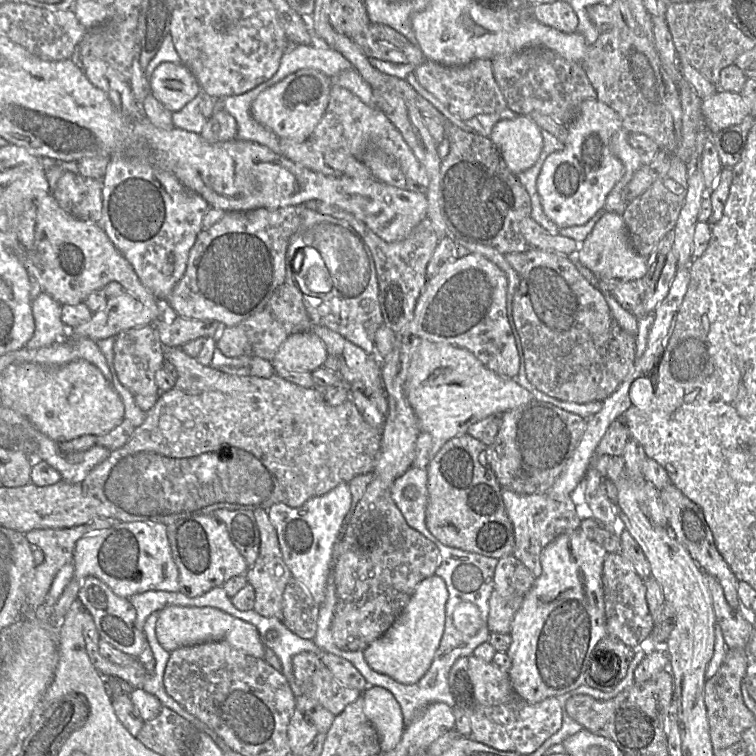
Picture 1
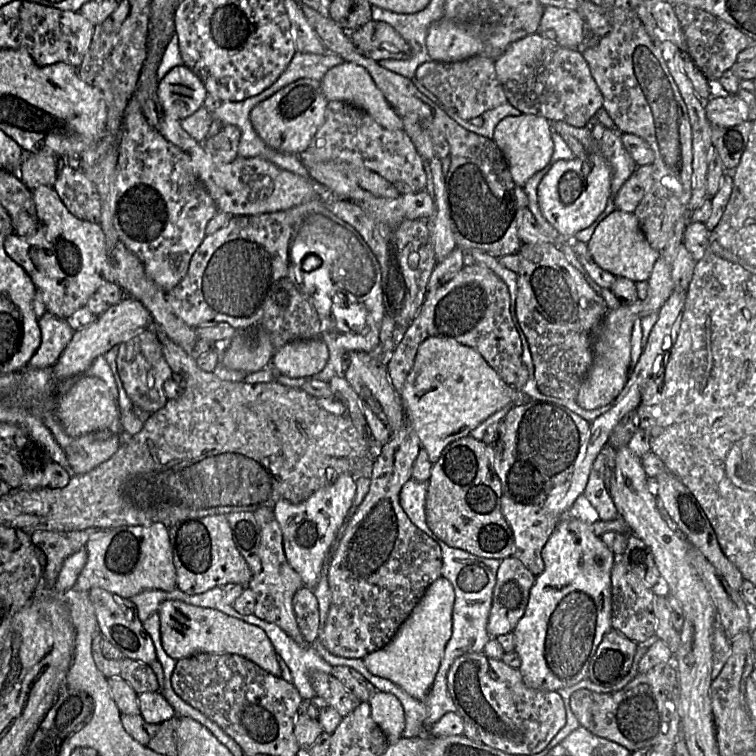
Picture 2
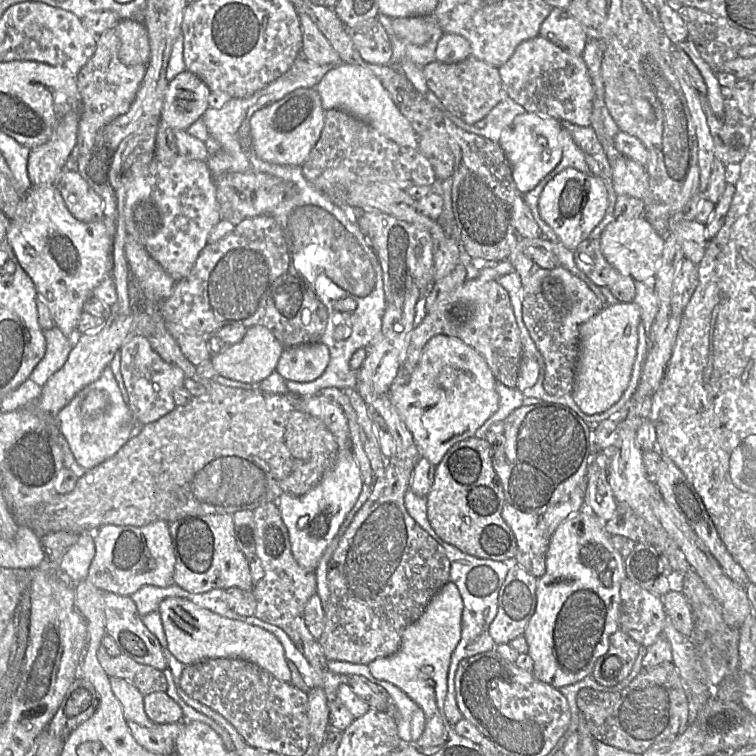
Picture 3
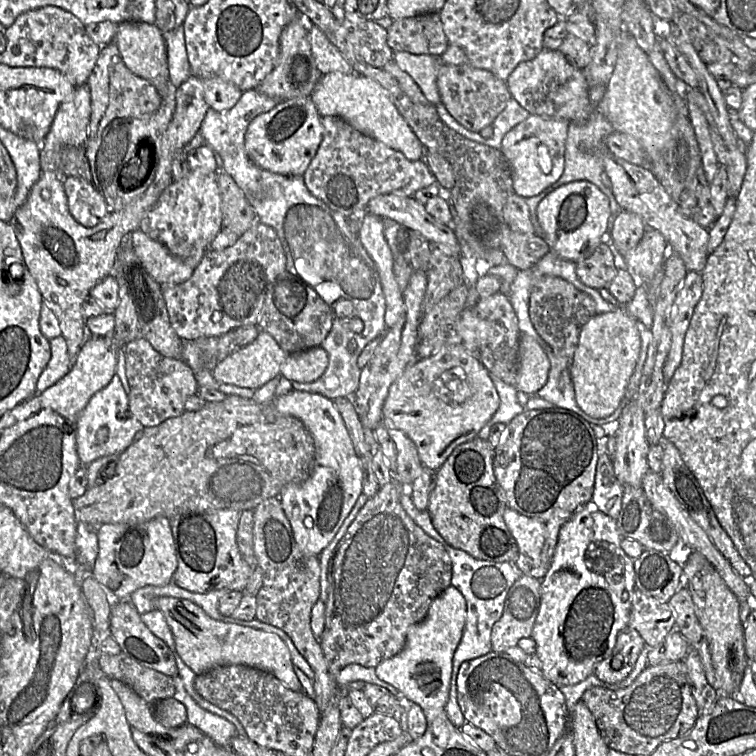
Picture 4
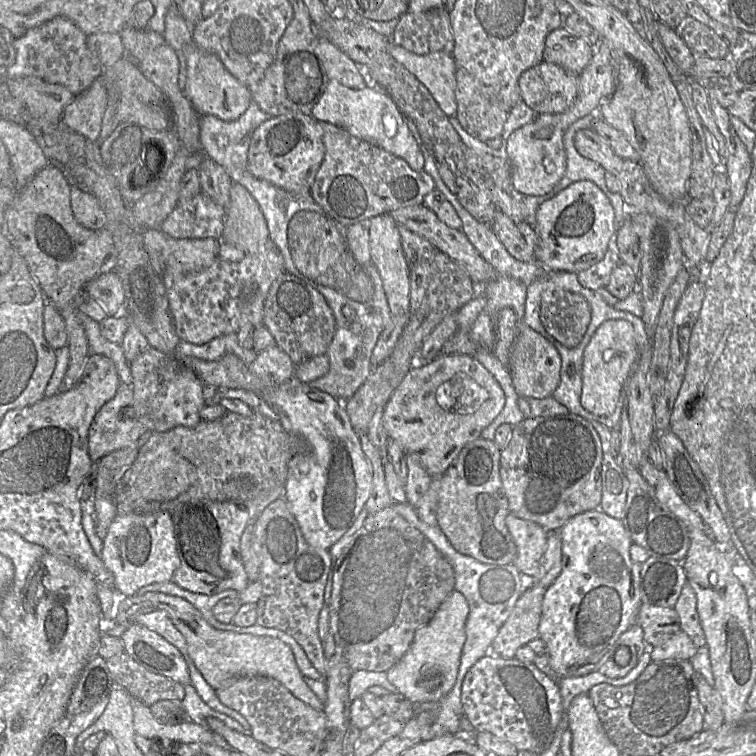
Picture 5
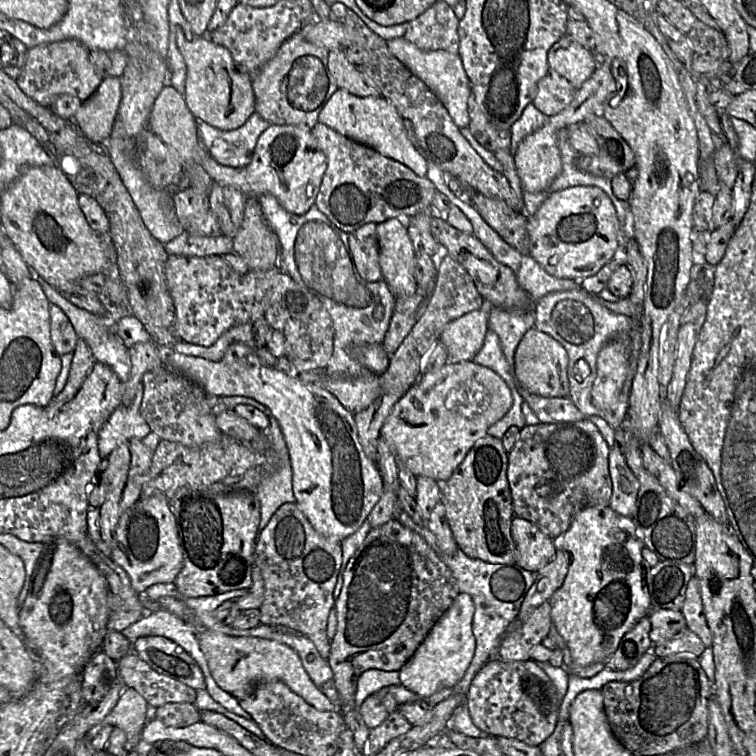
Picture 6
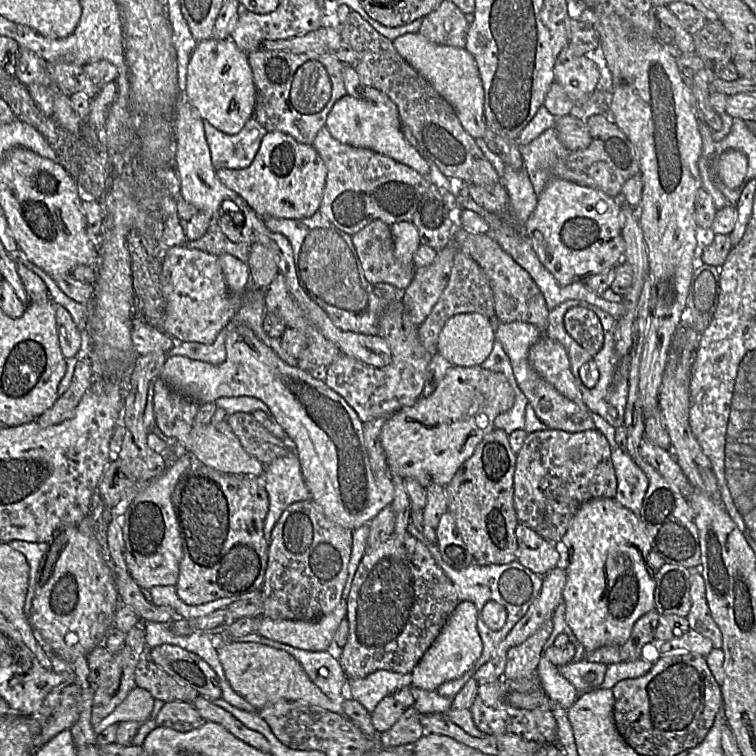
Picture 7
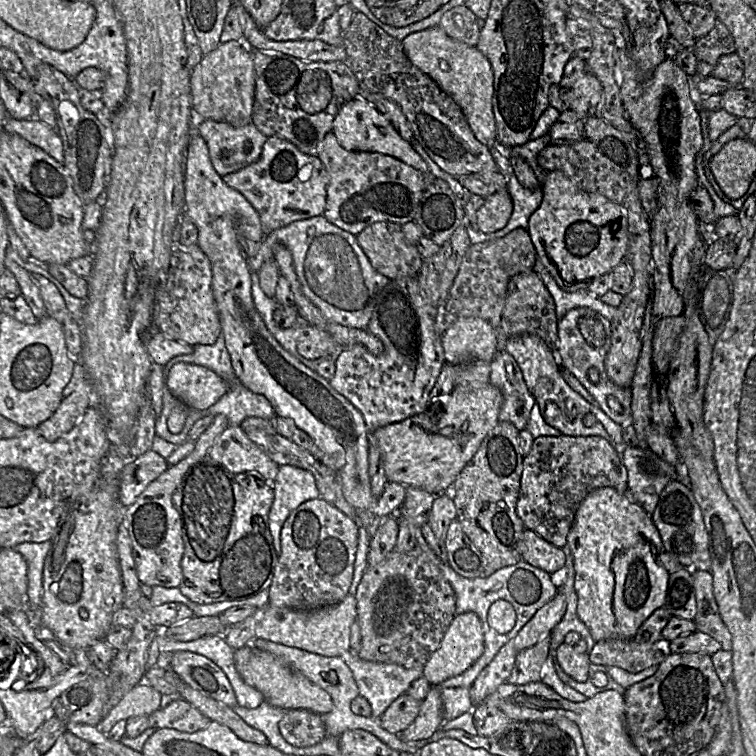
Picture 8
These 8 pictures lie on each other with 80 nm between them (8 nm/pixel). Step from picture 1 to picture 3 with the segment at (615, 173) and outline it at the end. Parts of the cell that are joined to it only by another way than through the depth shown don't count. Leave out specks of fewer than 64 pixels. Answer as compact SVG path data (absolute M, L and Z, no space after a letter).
M566 168L552 178L543 188L538 201L543 221L552 228L558 240L572 251L580 242L589 239L592 230L603 219L607 207L608 191L604 181L574 168Z

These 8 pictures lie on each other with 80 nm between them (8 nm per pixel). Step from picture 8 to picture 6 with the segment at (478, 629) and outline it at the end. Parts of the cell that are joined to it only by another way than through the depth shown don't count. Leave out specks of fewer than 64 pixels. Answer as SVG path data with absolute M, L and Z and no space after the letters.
M459 592L414 655L398 671L403 687L426 699L444 688L453 688L463 678L475 652L475 637L472 631L474 611L472 598Z

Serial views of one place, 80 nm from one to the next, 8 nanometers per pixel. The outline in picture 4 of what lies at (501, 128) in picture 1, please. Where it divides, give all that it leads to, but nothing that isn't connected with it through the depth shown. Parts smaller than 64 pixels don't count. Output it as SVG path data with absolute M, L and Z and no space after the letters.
M530 114L505 134L501 151L510 165L514 193L524 198L536 196L560 179L564 171L569 125L563 119Z

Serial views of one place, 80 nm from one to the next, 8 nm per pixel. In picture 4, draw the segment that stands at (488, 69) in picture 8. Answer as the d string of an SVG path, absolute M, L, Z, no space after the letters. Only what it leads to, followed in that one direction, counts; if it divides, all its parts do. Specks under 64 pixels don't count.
M396 51L393 60L412 77L429 102L434 105L441 103L437 87L437 73L441 64L439 57Z

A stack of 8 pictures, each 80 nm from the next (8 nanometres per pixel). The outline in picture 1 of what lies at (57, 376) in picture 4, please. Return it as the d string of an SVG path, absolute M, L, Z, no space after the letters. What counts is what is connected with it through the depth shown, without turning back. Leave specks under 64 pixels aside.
M41 292L32 300L35 330L27 348L41 348L67 338L68 328L61 320L61 305L50 295Z

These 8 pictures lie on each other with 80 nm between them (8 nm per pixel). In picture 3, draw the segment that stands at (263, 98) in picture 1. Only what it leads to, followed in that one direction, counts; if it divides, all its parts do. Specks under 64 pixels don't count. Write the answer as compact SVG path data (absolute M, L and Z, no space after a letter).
M298 88L257 110L250 118L252 146L256 156L272 164L302 167L320 137L325 112L315 88Z

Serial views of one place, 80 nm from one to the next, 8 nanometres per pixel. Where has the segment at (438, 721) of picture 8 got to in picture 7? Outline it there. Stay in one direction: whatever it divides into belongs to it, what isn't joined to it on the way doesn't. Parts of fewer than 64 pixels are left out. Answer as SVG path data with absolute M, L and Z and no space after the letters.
M409 707L389 730L379 734L379 746L386 749L415 743L425 733L420 723L420 713L414 707Z

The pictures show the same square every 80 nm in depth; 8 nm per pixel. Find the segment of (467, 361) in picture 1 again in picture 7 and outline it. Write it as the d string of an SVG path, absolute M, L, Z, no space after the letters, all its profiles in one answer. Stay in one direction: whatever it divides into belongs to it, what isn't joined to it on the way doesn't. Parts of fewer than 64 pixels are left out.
M453 365L432 394L422 395L412 406L404 407L387 418L380 439L389 471L403 479L413 478L424 488L432 484L445 487L461 465L472 456L482 439L494 429L496 417L507 412L513 403L514 391L502 373L481 366Z

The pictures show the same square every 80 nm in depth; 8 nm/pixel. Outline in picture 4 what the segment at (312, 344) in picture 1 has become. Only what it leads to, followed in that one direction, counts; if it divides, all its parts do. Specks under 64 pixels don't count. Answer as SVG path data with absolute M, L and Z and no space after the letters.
M322 346L288 354L280 367L280 375L291 382L310 383L327 369L328 354Z

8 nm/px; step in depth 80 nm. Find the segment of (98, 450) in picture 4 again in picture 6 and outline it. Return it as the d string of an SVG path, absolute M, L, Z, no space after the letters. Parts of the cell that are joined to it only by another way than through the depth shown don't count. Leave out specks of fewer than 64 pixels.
M140 387L131 405L121 403L101 428L98 449L102 459L107 459L124 442L132 438L142 440L152 432L140 413L142 397L143 387Z

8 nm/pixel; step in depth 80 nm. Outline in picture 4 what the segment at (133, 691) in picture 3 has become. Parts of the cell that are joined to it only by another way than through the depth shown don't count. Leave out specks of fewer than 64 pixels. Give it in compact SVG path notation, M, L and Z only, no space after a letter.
M110 679L110 684L123 704L126 719L131 727L151 735L170 734L173 728L160 724L152 714L151 705L130 686L117 679Z

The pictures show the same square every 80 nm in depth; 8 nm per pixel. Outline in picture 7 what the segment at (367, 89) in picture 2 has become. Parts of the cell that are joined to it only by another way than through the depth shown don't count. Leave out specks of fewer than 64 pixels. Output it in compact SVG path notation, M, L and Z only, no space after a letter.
M346 94L333 105L325 127L336 140L343 144L370 149L411 167L423 177L428 177L427 162L403 135L400 117L394 117L386 107L379 107Z

